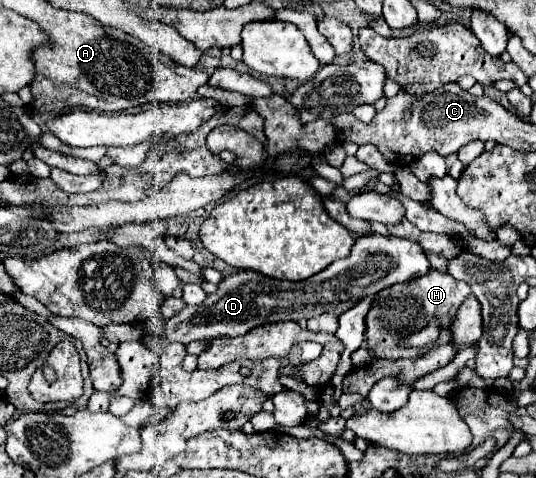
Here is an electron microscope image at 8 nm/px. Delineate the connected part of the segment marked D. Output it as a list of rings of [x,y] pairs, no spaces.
[[[379,233],[359,235],[347,259],[331,263],[327,269],[305,281],[269,279],[257,271],[239,271],[235,275],[227,275],[219,283],[219,289],[207,295],[201,305],[187,305],[175,317],[167,319],[165,339],[187,345],[197,339],[209,341],[217,337],[239,337],[265,323],[299,321],[321,313],[341,315],[361,299],[375,295],[385,287],[425,275],[429,267],[427,255],[409,239],[385,237]]]

